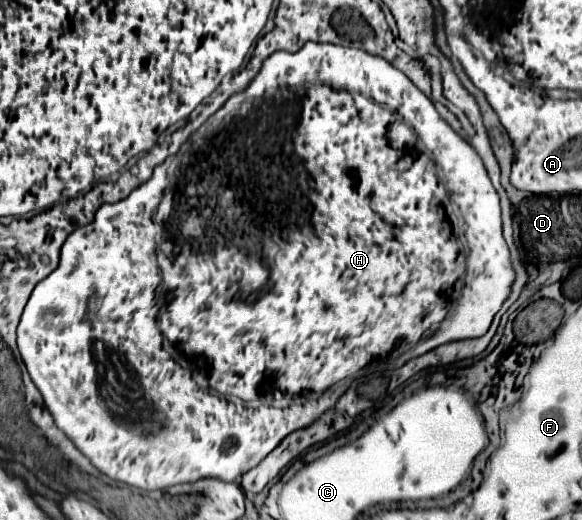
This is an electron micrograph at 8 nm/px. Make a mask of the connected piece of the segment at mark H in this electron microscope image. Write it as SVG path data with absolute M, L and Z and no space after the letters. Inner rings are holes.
M307 42L301 50L297 50L293 54L285 52L285 50L273 52L263 62L259 74L253 78L253 82L249 84L249 88L245 92L249 98L241 98L241 94L235 94L217 112L217 118L221 118L221 120L217 120L217 126L215 126L215 118L211 122L205 122L197 132L193 132L193 136L179 150L179 154L169 158L169 168L171 168L169 176L167 176L167 162L163 162L161 166L157 166L153 170L153 176L149 178L149 182L143 182L141 186L137 186L129 194L129 198L125 198L117 204L101 206L95 214L95 220L89 226L77 228L73 234L69 234L69 238L65 240L65 244L61 248L61 258L59 258L57 270L53 270L47 278L43 278L35 286L35 290L21 314L21 320L17 326L17 346L19 346L21 358L27 366L31 380L35 382L35 386L39 388L39 392L45 400L47 410L51 412L55 424L91 460L91 464L115 482L123 482L123 484L143 488L143 490L165 490L167 486L181 484L181 482L195 482L195 480L207 478L207 476L217 476L221 480L239 478L239 474L257 466L259 460L263 456L267 456L289 432L309 426L323 412L323 408L333 404L333 400L319 402L319 396L323 394L323 390L327 390L335 382L355 374L357 370L367 366L371 360L375 360L379 356L387 356L403 340L407 344L413 344L423 338L421 342L417 342L413 346L413 356L419 356L419 354L425 354L445 342L483 336L487 332L495 312L501 308L503 300L507 298L511 282L515 278L515 272L513 272L511 260L509 260L509 248L501 236L499 196L485 172L485 166L483 166L479 154L459 134L453 132L453 128L437 114L431 100L403 72L395 70L389 62L385 62L383 58L371 56L359 48ZM347 90L357 92L357 94L349 94ZM445 178L447 178L449 190L445 186ZM155 212L157 212L155 224L159 222L159 238L161 238L157 258L155 258L157 242L155 242L155 224L153 224ZM465 240L469 242L469 262L465 262L465 256L467 256ZM463 272L465 272L465 294L461 294L461 302L457 302L457 306L453 306L453 310L449 310L453 304L453 296L455 296L453 294L455 282L459 280L459 276ZM429 314L431 314L431 320L427 324L425 318ZM161 334L165 334L173 344L177 344L183 350L183 354L193 364L193 368L203 374L203 378L205 378L203 382L211 390L207 386L199 386L191 378L191 374L185 368L181 368L171 358L169 352L163 350ZM135 386L143 390L145 402L153 408L151 420L139 420L139 418L127 420L127 418L115 416L103 398L103 388L109 388L109 390L111 388L115 388L115 390L129 388L129 392L131 392ZM225 394L237 396L243 402L257 400L259 408L253 410L253 408L245 408L243 404L235 404L235 402L227 400Z

